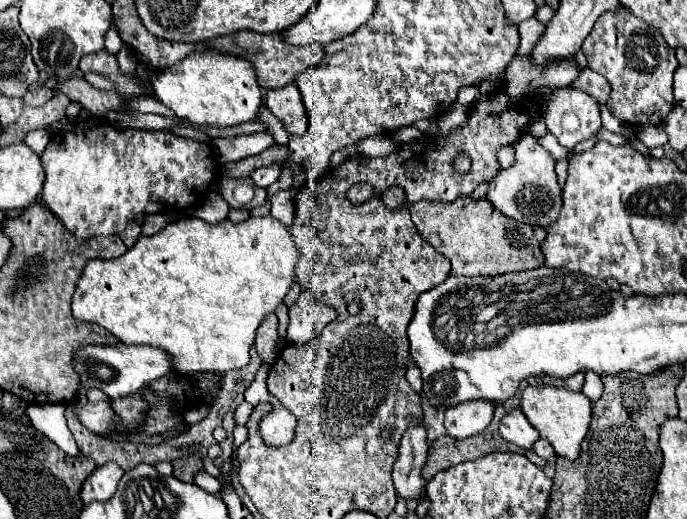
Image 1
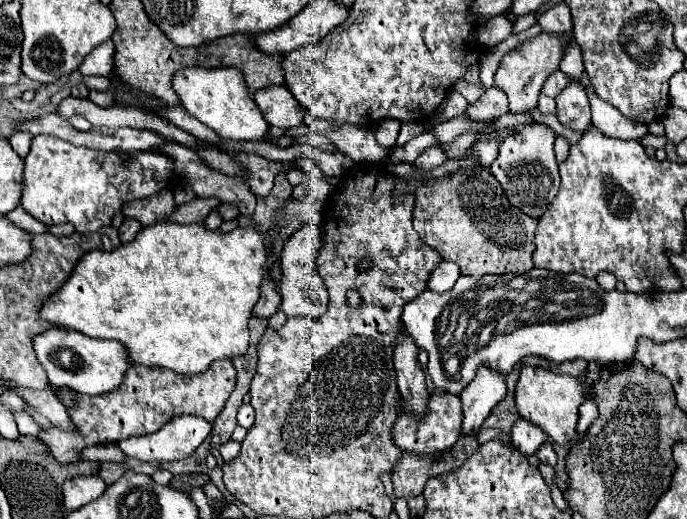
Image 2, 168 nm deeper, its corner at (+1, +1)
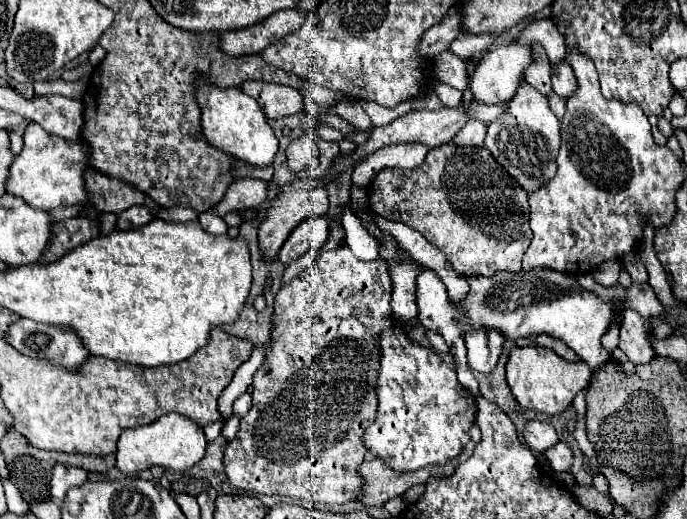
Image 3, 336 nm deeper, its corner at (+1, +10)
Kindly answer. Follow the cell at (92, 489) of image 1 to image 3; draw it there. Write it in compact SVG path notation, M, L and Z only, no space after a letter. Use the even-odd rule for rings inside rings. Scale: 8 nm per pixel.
M57 464L53 468L53 476L51 476L51 484L49 484L49 494L55 500L63 500L69 488L81 486L85 480L87 480L87 472L83 468Z

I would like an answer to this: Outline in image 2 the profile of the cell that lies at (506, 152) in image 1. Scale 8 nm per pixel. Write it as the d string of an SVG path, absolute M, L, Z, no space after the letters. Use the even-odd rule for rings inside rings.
M489 141L489 143L477 143L475 145L475 151L479 155L479 161L489 167L493 163L493 159L497 159L497 151L499 151L499 143L495 141Z

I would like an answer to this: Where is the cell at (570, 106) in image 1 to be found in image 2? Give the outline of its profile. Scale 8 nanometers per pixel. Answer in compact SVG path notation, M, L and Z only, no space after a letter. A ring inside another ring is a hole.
M571 83L569 87L565 87L555 97L555 103L557 103L557 119L565 127L577 133L585 133L591 127L591 105L581 83Z

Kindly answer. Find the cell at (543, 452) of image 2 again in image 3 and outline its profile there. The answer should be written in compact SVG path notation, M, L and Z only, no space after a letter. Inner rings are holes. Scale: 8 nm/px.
M559 442L555 444L551 450L545 452L551 468L555 472L571 472L571 466L573 466L573 452L571 448L565 444L565 442Z

